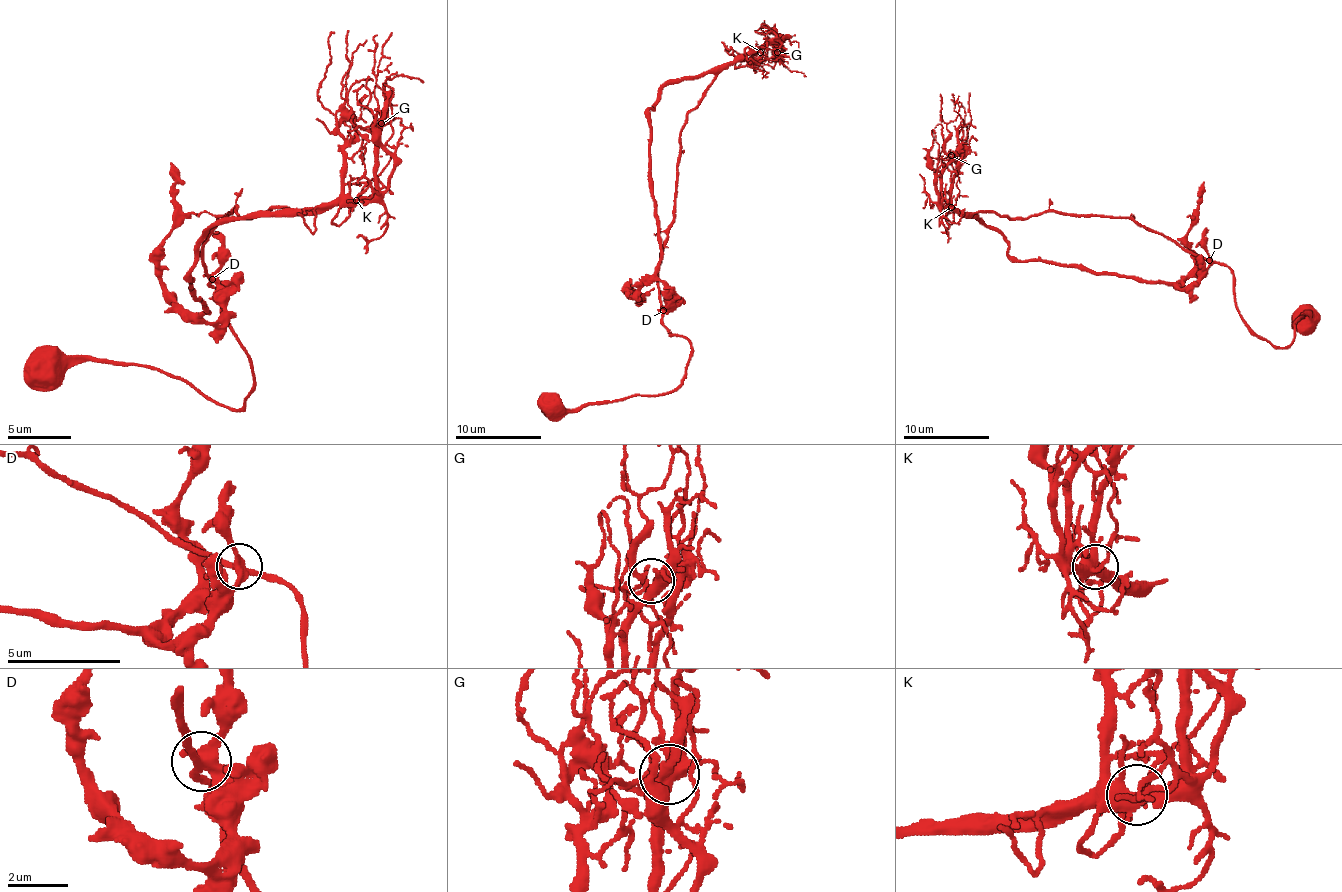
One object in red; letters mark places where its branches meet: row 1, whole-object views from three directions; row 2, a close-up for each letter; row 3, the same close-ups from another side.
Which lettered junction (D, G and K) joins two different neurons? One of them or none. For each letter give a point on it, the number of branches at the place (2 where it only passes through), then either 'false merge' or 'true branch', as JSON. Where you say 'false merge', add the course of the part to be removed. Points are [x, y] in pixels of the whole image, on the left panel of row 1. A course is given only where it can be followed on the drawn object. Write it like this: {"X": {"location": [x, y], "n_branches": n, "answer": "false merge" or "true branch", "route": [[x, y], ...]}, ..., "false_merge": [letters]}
{"D": {"location": [212, 279], "n_branches": 4, "answer": "true branch"}, "G": {"location": [381, 123], "n_branches": 4, "answer": "true branch"}, "K": {"location": [356, 200], "n_branches": 4, "answer": "true branch"}, "false_merge": []}

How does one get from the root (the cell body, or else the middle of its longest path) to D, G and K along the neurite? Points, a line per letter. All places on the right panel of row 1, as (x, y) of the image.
D: (1308, 320), (1304, 314), (1293, 324), (1293, 339), (1285, 348), (1261, 339), (1236, 305), (1233, 273), (1210, 260)
G: (1308, 320), (1285, 348), (1261, 339), (1227, 266), (1126, 217), (962, 213), (942, 162), (951, 155)
K: (1308, 320), (1285, 348), (1261, 339), (1227, 266), (1126, 217), (951, 207)

